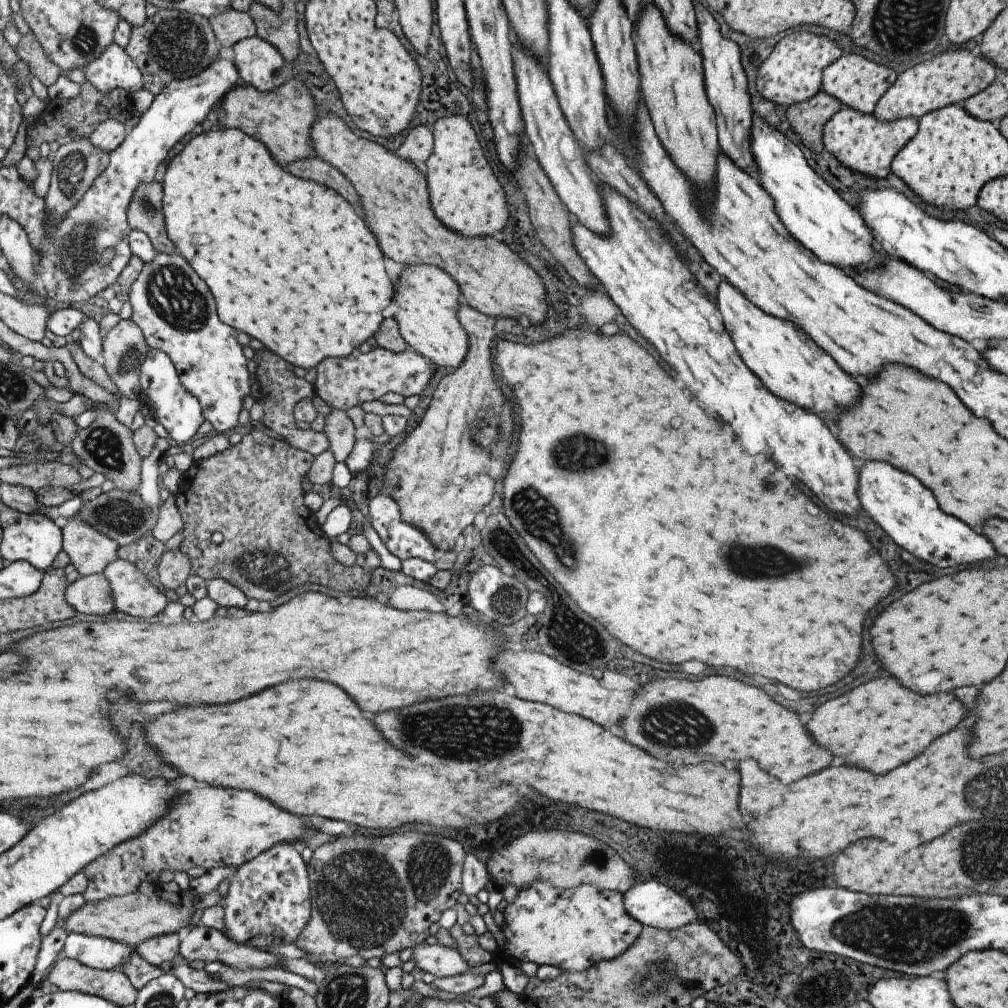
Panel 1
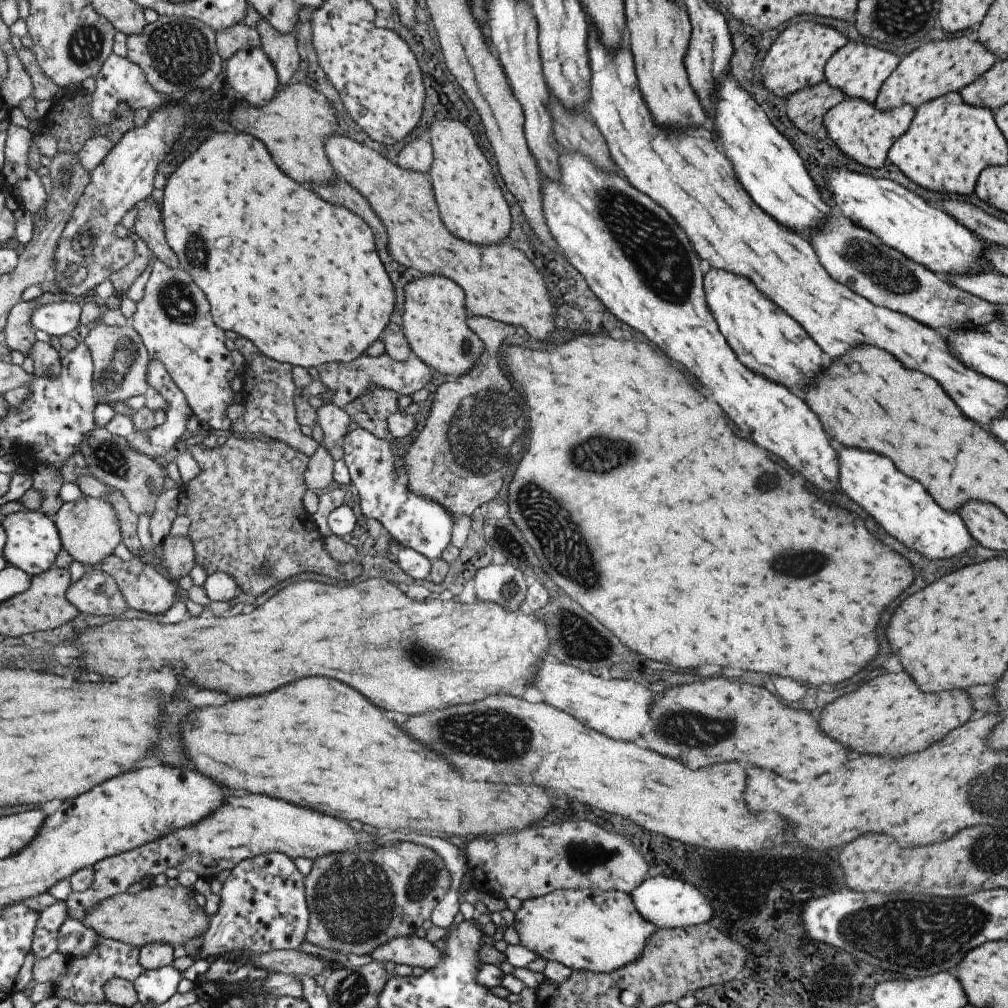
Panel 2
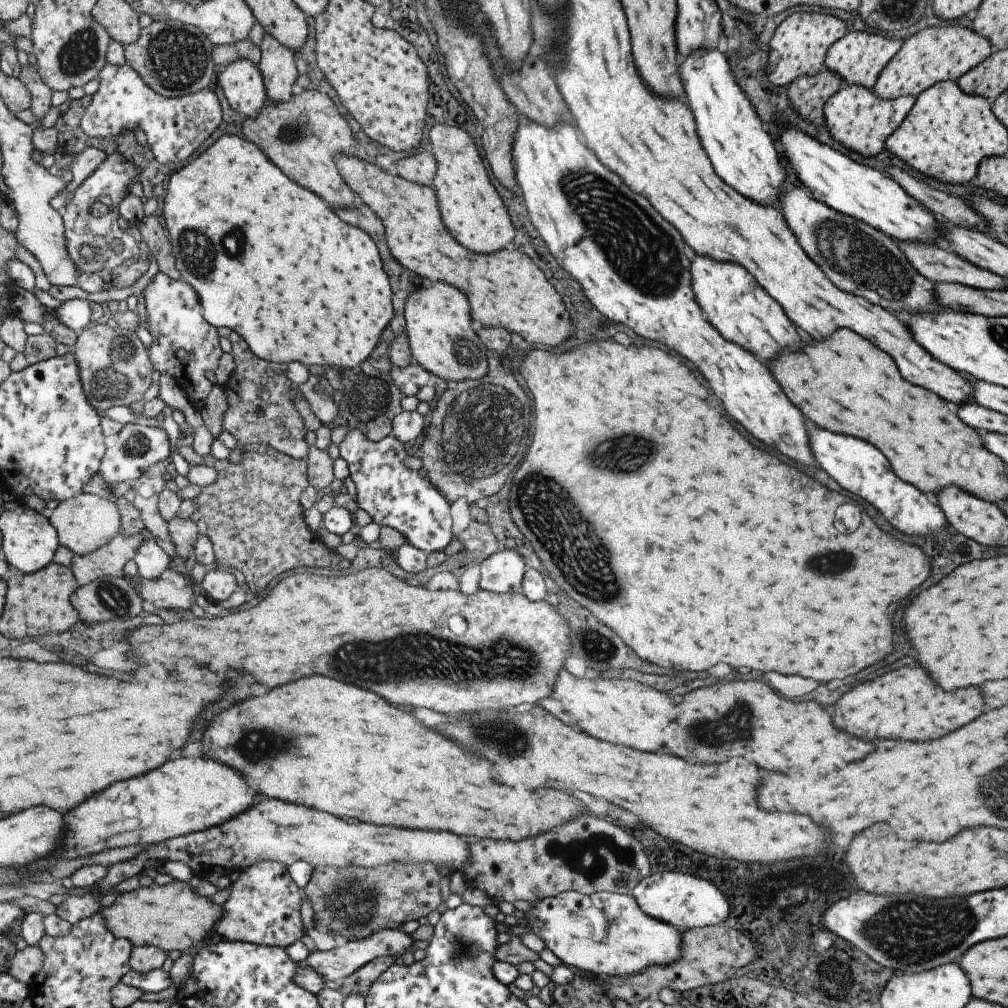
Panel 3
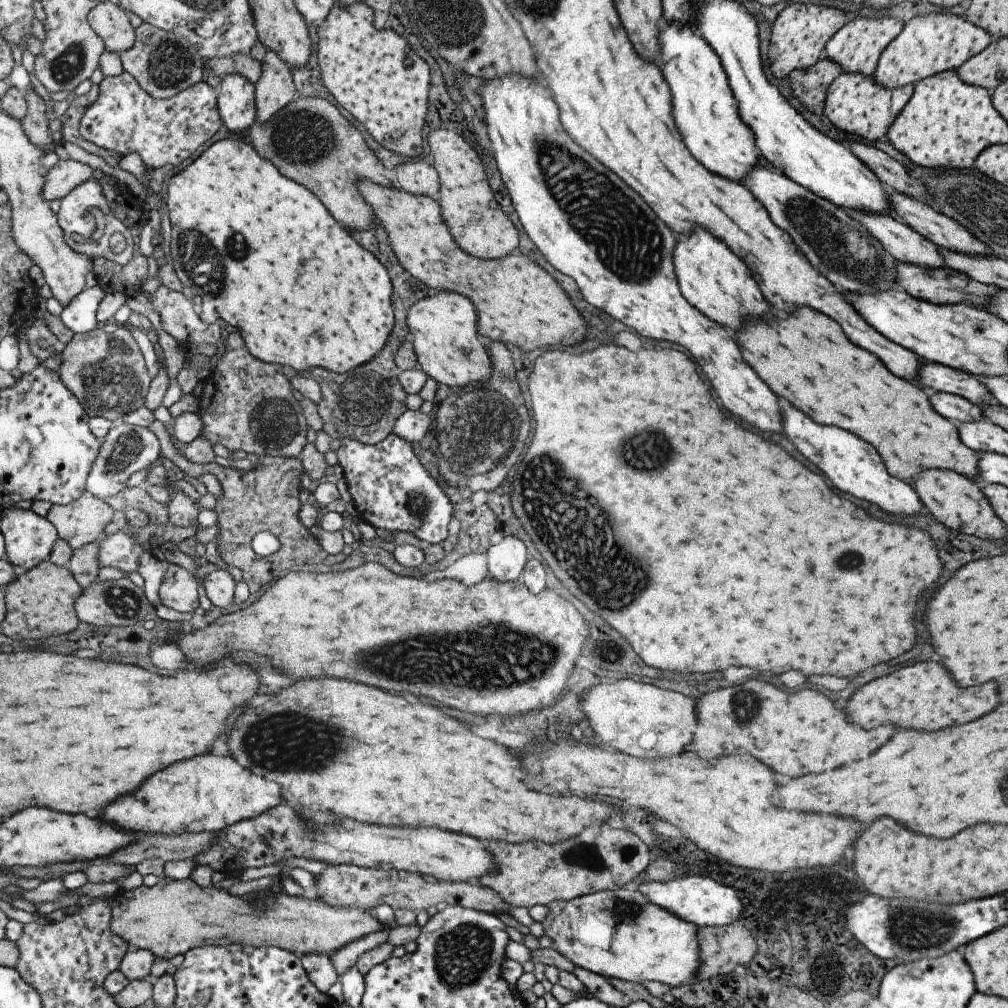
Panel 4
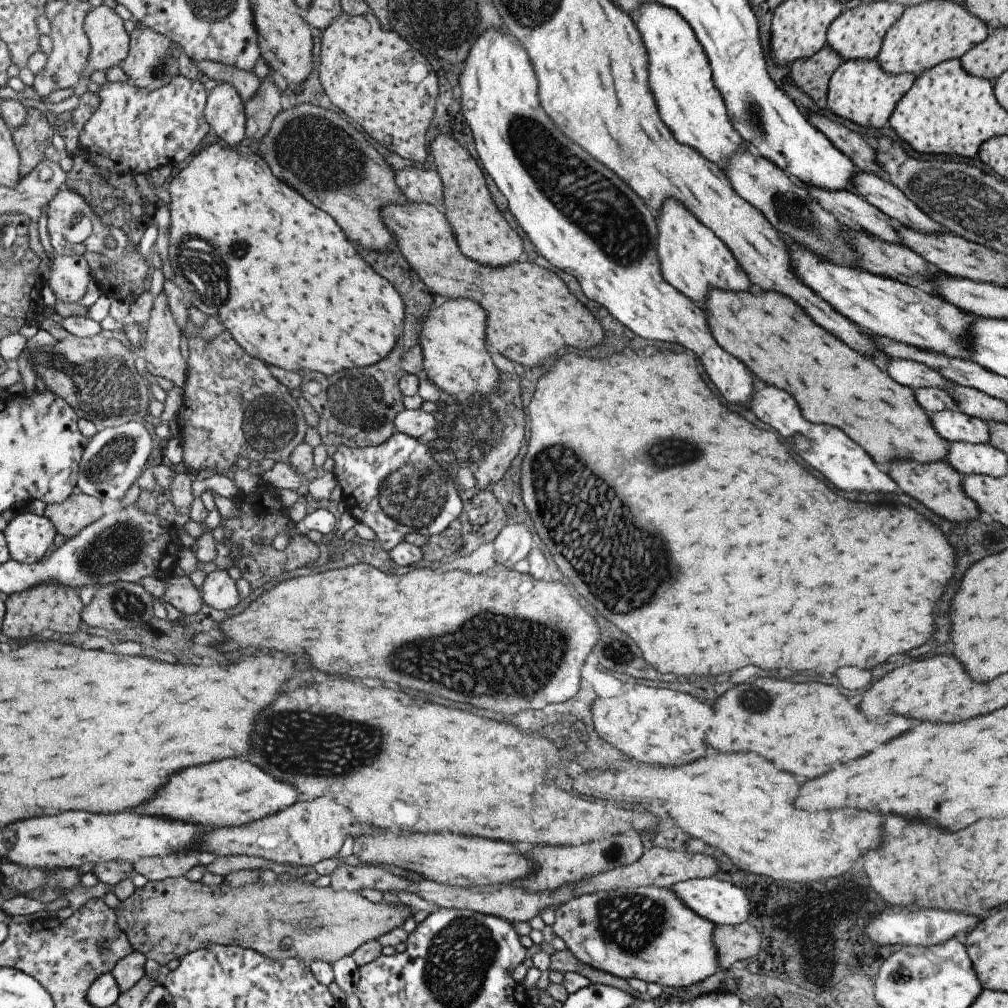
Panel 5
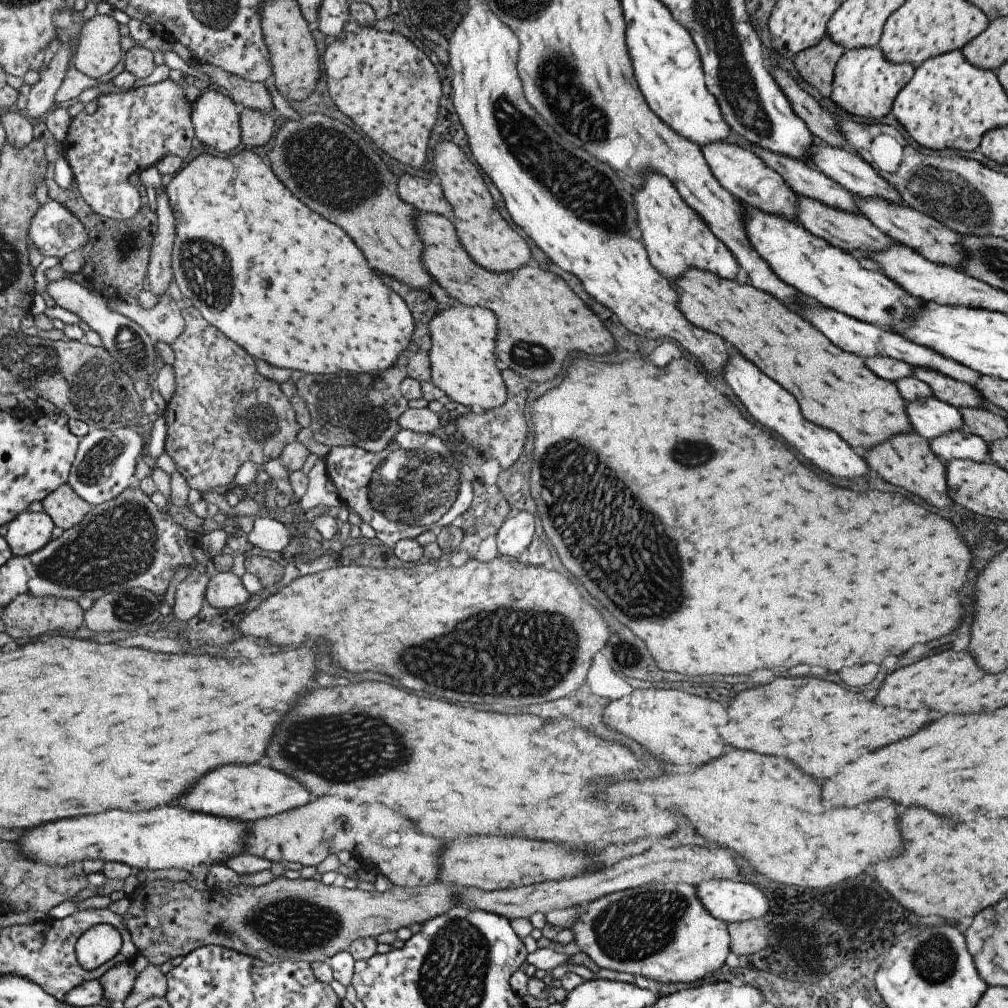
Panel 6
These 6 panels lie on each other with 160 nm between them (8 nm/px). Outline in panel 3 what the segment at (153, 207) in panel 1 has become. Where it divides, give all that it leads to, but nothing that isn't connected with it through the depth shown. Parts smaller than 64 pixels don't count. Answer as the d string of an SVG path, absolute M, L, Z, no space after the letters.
M154 212L137 222L138 230L142 236L141 246L154 255L159 272L170 279L177 280L180 278L180 274L171 254L169 239L165 236L160 222L157 221L159 217L159 212Z

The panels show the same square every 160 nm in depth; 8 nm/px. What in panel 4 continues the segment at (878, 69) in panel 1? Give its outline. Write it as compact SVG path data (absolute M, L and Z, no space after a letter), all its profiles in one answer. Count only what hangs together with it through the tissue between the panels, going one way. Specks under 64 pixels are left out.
M848 17L848 21L827 40L823 57L837 63L843 73L871 77L883 49L901 32L902 22L894 18L865 19Z

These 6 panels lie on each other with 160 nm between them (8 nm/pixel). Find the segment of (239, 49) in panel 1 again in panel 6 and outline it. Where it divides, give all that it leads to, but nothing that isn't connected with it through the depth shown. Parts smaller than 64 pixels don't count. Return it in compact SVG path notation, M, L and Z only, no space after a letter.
M207 90L191 104L190 123L195 138L221 154L241 147L238 105L221 92Z

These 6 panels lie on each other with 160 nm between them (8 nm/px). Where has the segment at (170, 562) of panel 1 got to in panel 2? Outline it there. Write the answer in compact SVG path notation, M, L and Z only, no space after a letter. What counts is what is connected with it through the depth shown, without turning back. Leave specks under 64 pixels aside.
M165 536L160 542L158 553L161 558L161 570L170 579L187 576L194 565L194 550L185 537Z

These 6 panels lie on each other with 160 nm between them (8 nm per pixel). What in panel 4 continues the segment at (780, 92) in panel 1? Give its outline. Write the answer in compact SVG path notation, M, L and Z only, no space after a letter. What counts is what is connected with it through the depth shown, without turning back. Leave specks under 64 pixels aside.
M792 3L786 6L775 17L773 28L771 28L771 40L769 40L769 52L767 52L771 74L775 78L785 78L792 70L806 71L811 68L821 59L827 40L848 21L848 17L848 14L832 7L803 3Z

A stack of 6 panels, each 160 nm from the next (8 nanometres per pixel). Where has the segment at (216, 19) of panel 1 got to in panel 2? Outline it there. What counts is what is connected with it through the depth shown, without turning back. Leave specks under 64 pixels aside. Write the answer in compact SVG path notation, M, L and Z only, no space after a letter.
M239 22L215 32L214 43L217 54L223 60L227 60L238 50L259 48L260 38L255 28Z

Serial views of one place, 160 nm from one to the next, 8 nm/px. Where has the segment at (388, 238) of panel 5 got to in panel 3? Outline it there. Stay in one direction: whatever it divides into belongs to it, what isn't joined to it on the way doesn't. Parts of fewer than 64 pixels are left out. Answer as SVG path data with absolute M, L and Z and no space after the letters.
M315 89L303 90L299 94L292 94L285 102L273 102L266 99L260 108L259 114L253 118L246 118L241 123L245 138L255 143L259 150L271 162L275 162L281 172L299 186L310 190L325 202L332 210L352 207L355 201L354 192L345 184L335 166L336 154L355 155L356 145L351 134L351 129L345 119L331 102L331 99Z

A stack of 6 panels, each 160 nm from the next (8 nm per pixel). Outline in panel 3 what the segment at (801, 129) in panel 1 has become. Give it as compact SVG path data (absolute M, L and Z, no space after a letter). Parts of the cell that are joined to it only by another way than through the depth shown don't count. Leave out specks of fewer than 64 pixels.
M823 68L812 77L793 79L786 86L786 94L791 108L801 118L815 126L821 126L824 123L822 106L842 85L840 77Z

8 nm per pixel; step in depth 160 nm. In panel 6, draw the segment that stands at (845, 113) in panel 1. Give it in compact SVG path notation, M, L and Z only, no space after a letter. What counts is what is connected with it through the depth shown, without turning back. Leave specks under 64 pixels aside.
M877 46L844 49L833 69L832 89L828 98L853 116L877 120L891 110L895 95L907 84L913 73L913 65L895 64L887 60Z

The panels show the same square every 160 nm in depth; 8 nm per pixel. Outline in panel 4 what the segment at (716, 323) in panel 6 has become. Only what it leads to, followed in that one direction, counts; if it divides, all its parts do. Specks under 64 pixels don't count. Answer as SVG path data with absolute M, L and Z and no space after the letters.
M799 308L795 314L791 314L787 320L771 320L769 324L761 322L761 320L752 319L751 321L744 321L742 328L739 331L735 331L735 340L738 342L739 350L741 351L742 358L745 362L755 371L755 374L781 398L785 398L789 404L793 404L799 412L805 412L805 416L809 416L809 420L817 422L817 424L831 424L831 426L839 426L839 428L845 428L849 432L853 432L855 436L859 436L861 440L869 442L881 456L883 464L887 466L887 472L895 478L901 478L901 480L911 480L913 476L917 476L921 470L931 469L949 469L956 472L965 478L971 479L973 482L977 482L978 476L978 462L980 459L979 453L971 450L968 446L965 446L958 437L957 427L945 417L937 414L928 399L928 391L919 388L915 384L909 384L905 380L899 380L895 378L889 370L885 370L885 366L881 364L881 360L877 360L877 356L871 356L869 352L853 346L849 340L845 340L845 333L842 328L837 328L838 324L833 319L829 320L829 317L825 315L821 316L819 312L813 312L811 308Z

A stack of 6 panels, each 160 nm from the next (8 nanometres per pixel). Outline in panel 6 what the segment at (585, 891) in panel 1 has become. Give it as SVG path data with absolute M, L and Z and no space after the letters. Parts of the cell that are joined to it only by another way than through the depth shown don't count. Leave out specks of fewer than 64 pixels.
M651 883L644 884L640 887L632 889L625 889L619 892L614 892L605 896L600 896L592 900L586 906L586 909L573 921L569 930L573 933L573 942L576 944L578 950L583 952L599 969L609 969L616 972L625 972L633 976L645 977L645 980L653 980L656 983L670 984L670 983L686 983L692 984L704 979L705 976L716 972L723 966L726 956L729 954L730 938L726 929L726 922L713 918L695 894L694 885L687 883Z

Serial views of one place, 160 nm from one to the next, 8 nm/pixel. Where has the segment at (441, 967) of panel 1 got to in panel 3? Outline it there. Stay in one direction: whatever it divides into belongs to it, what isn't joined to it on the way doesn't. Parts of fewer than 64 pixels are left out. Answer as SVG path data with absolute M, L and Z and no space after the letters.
M381 929L364 939L339 942L330 951L318 951L317 949L309 951L304 960L297 961L295 964L298 968L311 967L324 981L329 980L329 982L337 983L375 957L389 955L398 959L401 954L412 952L411 944L413 941L412 936L401 929Z

